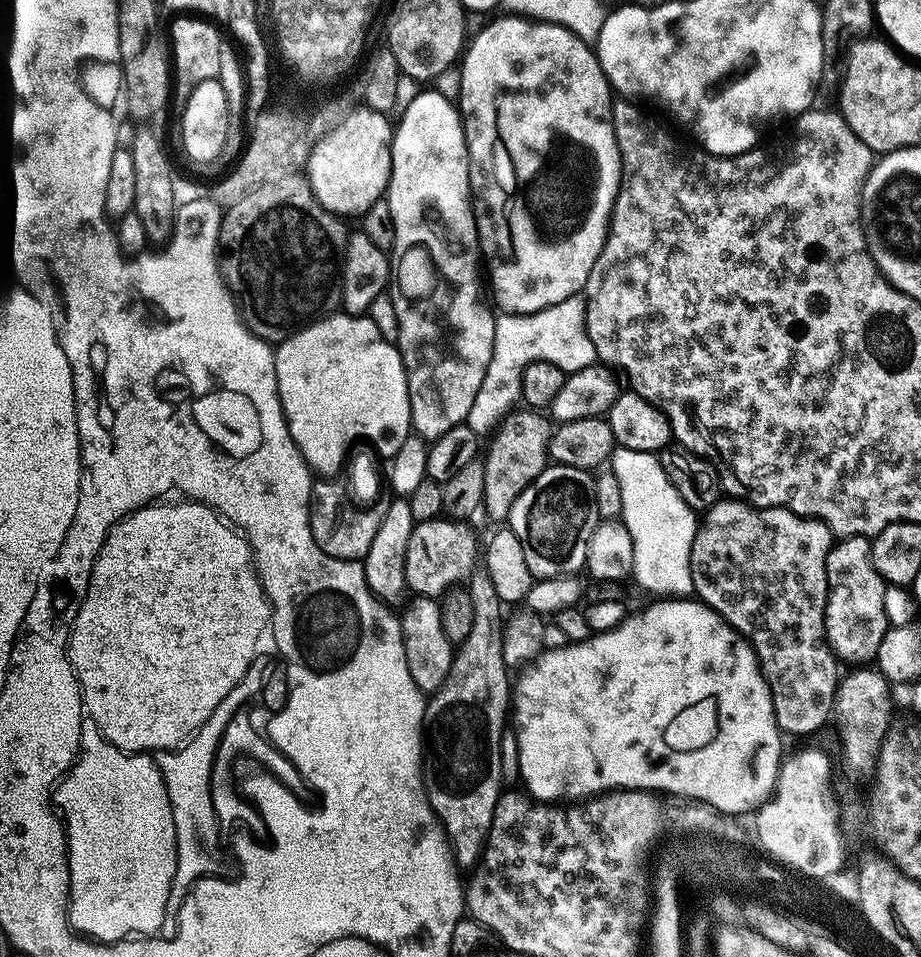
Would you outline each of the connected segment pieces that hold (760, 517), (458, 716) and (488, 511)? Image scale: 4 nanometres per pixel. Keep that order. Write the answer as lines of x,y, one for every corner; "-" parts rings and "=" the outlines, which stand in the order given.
727,498
717,500
716,505
703,513
701,520
704,521
701,524
699,521
695,525
692,534
692,549
690,550
690,570
692,571
692,587
695,595
723,617
732,628
735,628
745,640
751,643
752,648
756,651
756,658
760,662
761,670
764,671
764,677
772,695
774,714
781,733
788,735
789,732
792,736
808,736
811,732
818,731
833,715
838,683
838,675
836,676
838,661
833,656
831,648
828,647
824,634
824,611
828,601
826,558
834,543
832,531
824,525
822,520
813,520
810,516
799,516
789,508
758,508
744,498
741,500
727,500
=
483,566
473,567
466,581
466,591
470,602
474,602
474,620
470,622
470,632
453,651
450,672
446,674
440,689
431,693
424,709
426,752
430,757
424,773
428,801
444,825
457,865
464,870
471,869
479,859
484,849
484,839
488,836
494,806
502,795
500,739
506,734
504,719
507,721
510,716
510,668
502,654
502,601
=
527,406
509,412
497,424
496,431
491,433
482,456
485,468
482,507
489,521
507,521
510,506
514,506
514,498
518,498
518,494
522,494
522,490
526,490
526,486
530,486
530,482
534,482
534,478
538,478
538,474
542,474
542,470
548,467
550,463
548,443
553,431
553,425
543,411
533,410

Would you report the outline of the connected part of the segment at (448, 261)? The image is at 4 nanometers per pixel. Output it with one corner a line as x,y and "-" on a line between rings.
417,95
411,104
403,109
404,117
400,124
395,125
392,137
392,177
388,180
386,199
390,206
390,212
394,214
394,232
396,247
394,249
394,288
400,291
392,301
396,311
398,322
398,334
394,341
400,350
400,357
406,370
406,382
410,394
410,410
412,411
412,426
417,435
424,437
425,441
431,442
438,439
446,430
465,423
470,414
470,406
474,406
474,398
478,398
478,390
484,381
486,366
490,366
490,358
494,354
494,326
496,316
493,309
480,301
480,276
482,280
482,257
480,254
480,239
476,229
476,210
472,195
472,182
470,179
470,165
468,162
468,139
464,137
464,121
457,107
442,96

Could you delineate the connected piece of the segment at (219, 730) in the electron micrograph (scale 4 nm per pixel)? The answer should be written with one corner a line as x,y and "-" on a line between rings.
268,656
257,658
250,670
246,670
242,682
238,682
238,686
234,686
234,690
230,690
230,694
222,698
218,710
214,710
214,714
210,714
210,718
206,718
206,722
202,722
196,733
188,737
179,748
155,753
154,759
160,768
172,803
172,811
175,813
176,830
176,874
159,931
163,939
169,940
176,936
192,885
197,883
199,878
204,878
200,876
208,878
217,871
218,865
216,866
216,860
208,849
208,836
204,833
207,828
215,829
218,824
215,806
212,804
212,774
216,767
216,752
219,750
223,732
236,712
241,711
247,700
254,699
267,686
268,679
272,676
270,661

